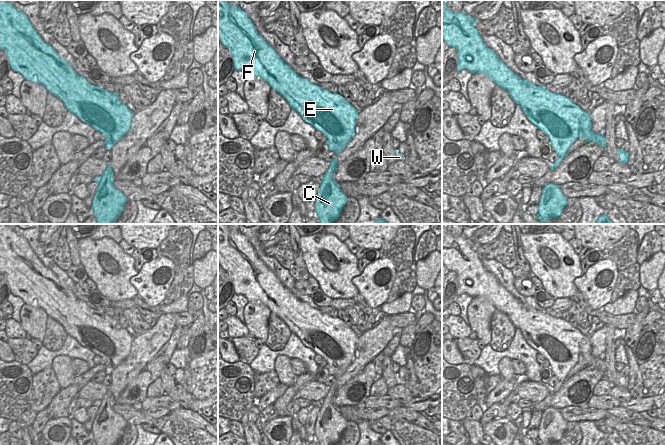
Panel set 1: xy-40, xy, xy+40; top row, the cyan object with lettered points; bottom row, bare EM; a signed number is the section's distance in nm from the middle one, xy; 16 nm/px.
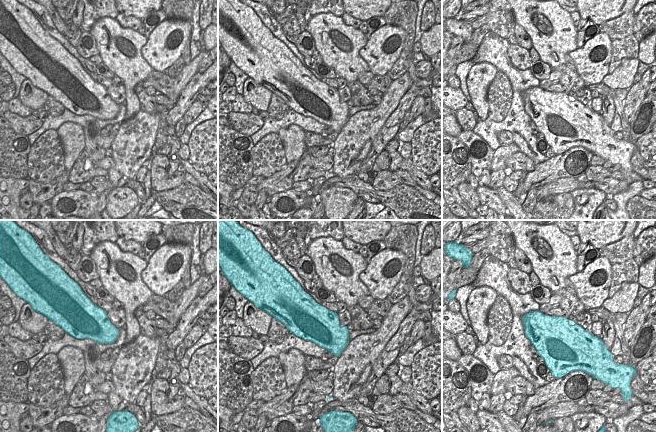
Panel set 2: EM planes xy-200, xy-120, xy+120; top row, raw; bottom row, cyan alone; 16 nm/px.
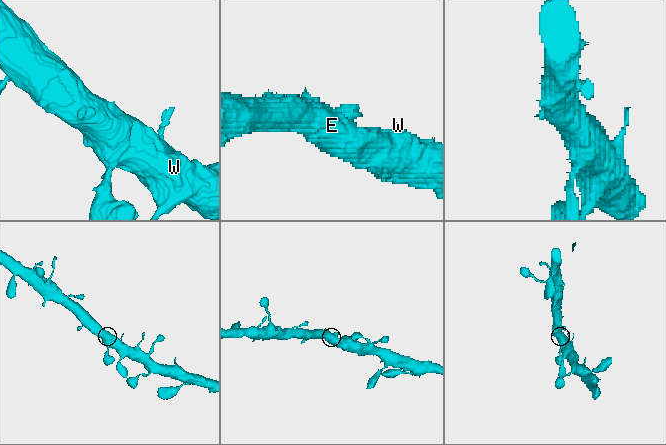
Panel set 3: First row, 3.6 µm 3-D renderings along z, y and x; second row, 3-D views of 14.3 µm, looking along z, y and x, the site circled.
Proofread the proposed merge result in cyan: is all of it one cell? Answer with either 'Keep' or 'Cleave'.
Keep.

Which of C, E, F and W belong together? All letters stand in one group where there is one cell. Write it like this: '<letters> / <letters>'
C E F W

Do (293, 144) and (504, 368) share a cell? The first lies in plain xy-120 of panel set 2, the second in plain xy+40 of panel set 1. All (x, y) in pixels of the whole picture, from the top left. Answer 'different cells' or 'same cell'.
same cell

